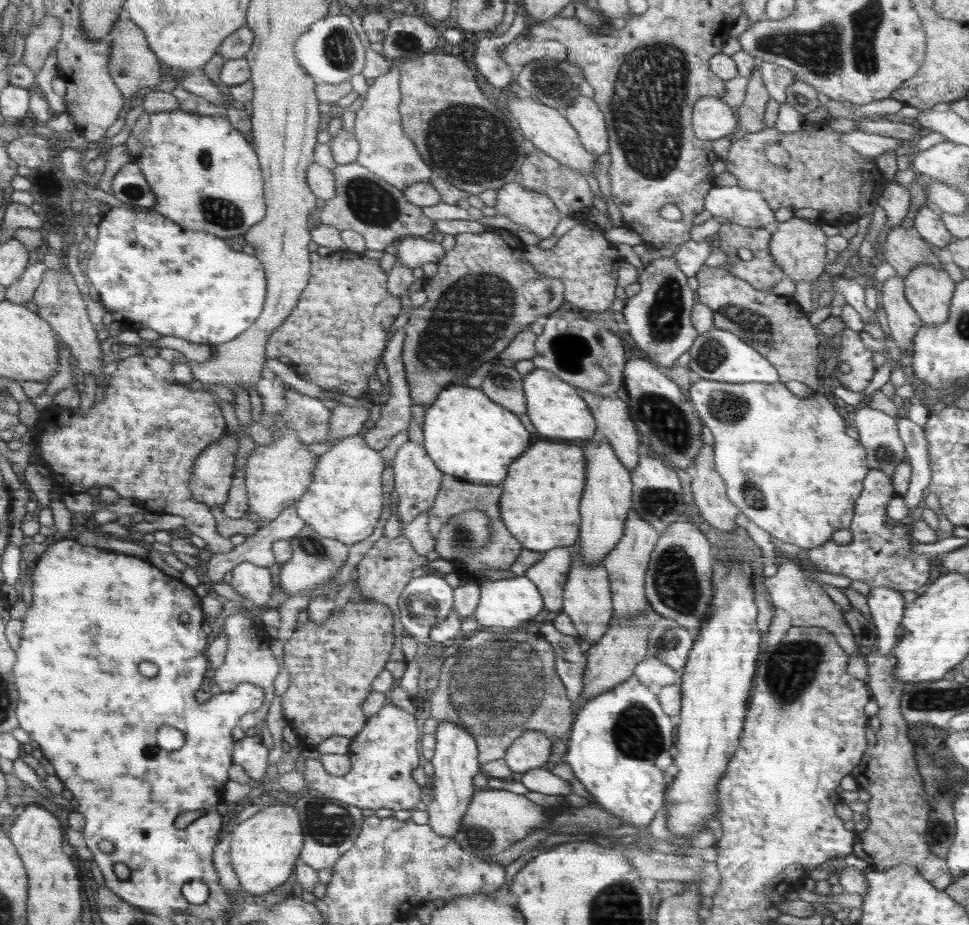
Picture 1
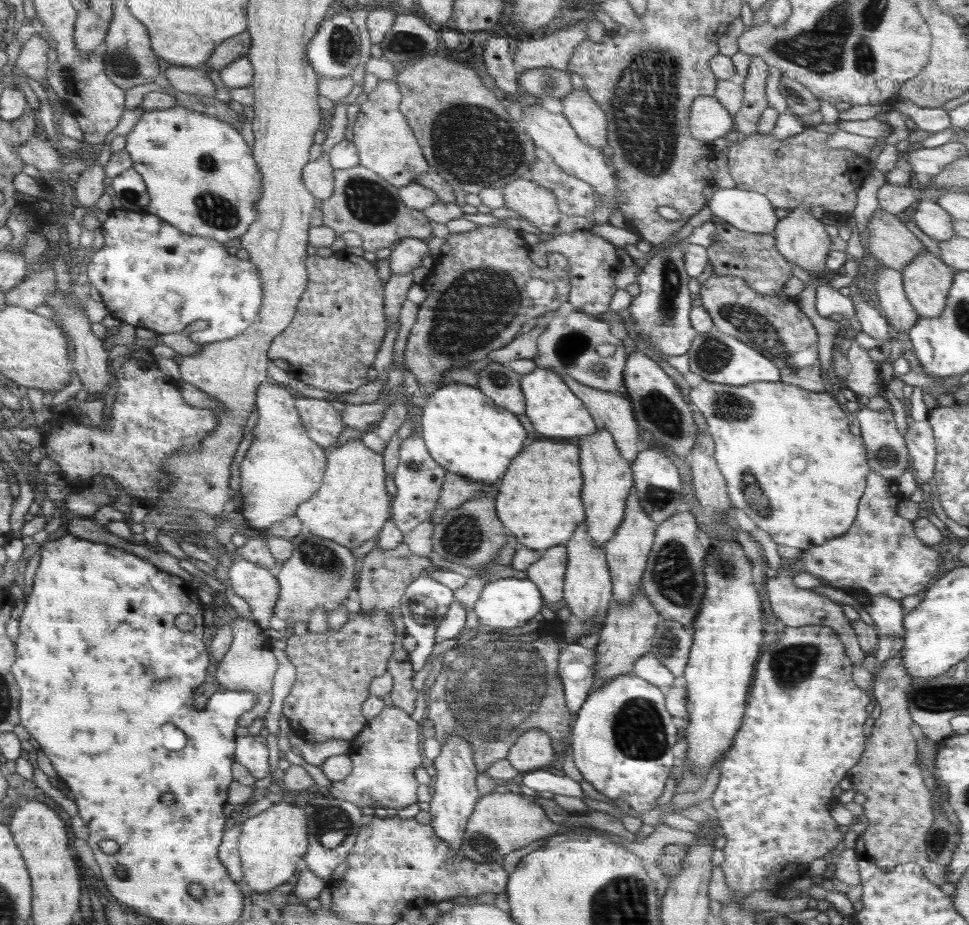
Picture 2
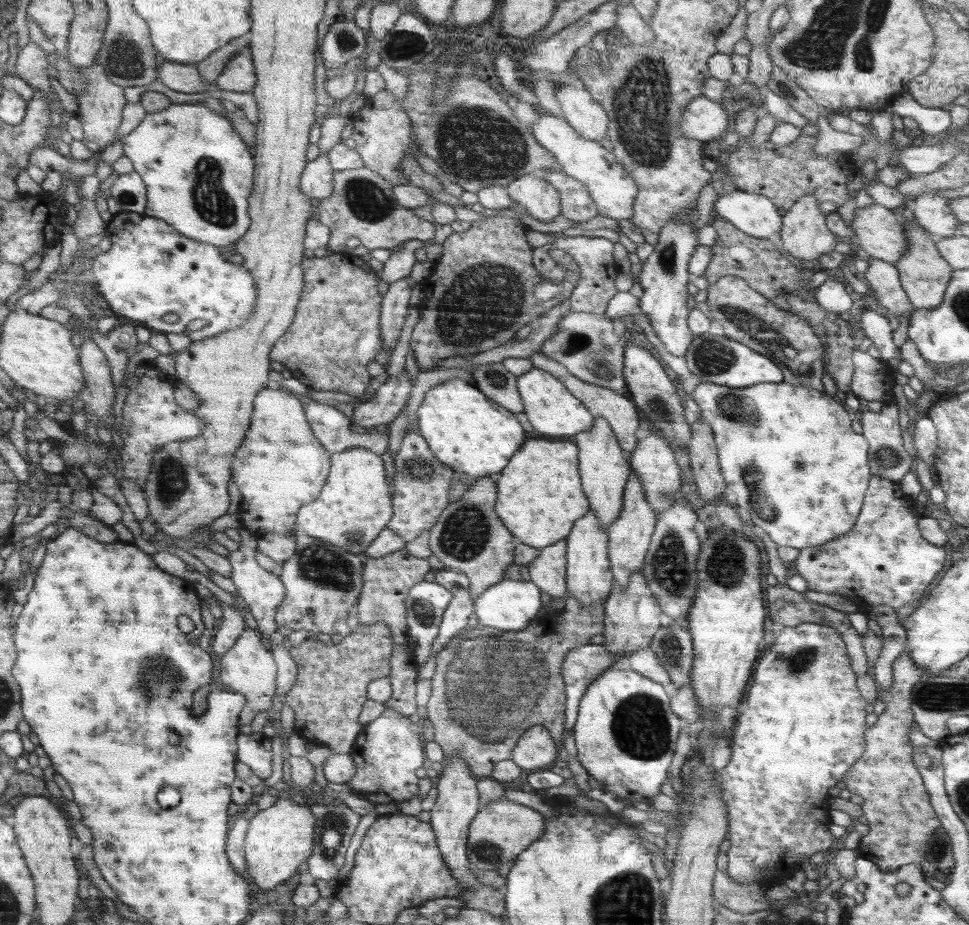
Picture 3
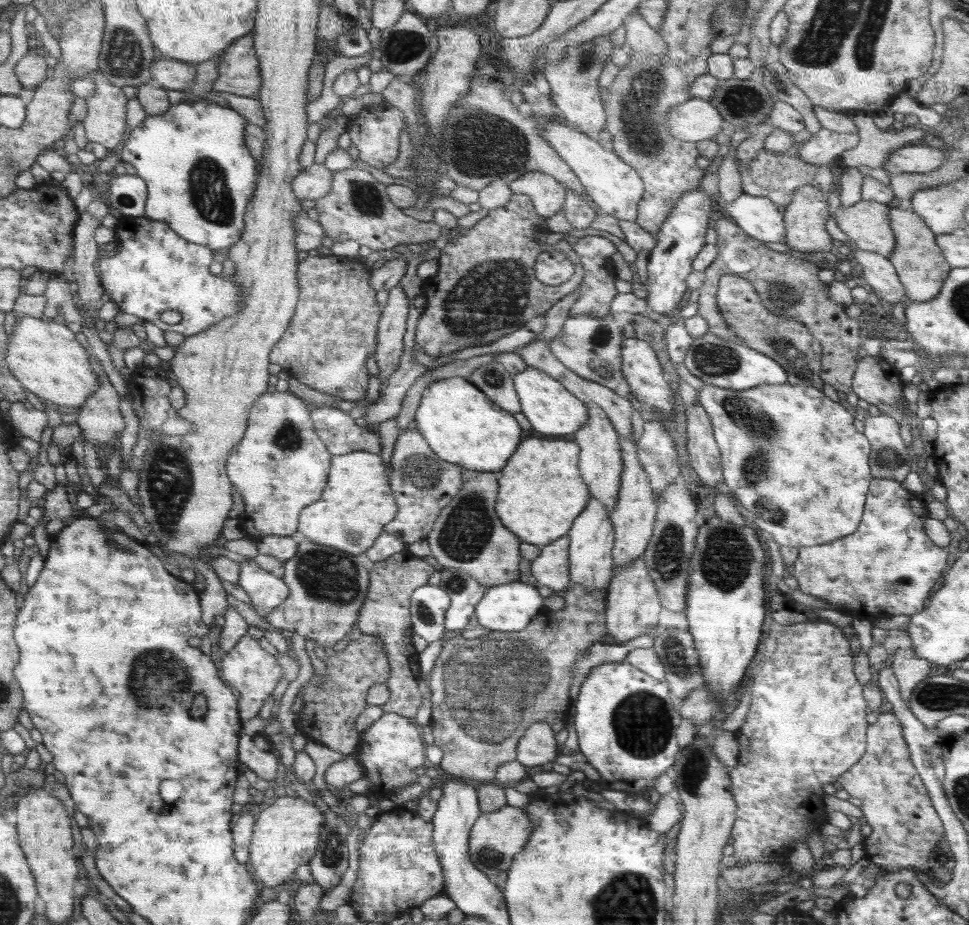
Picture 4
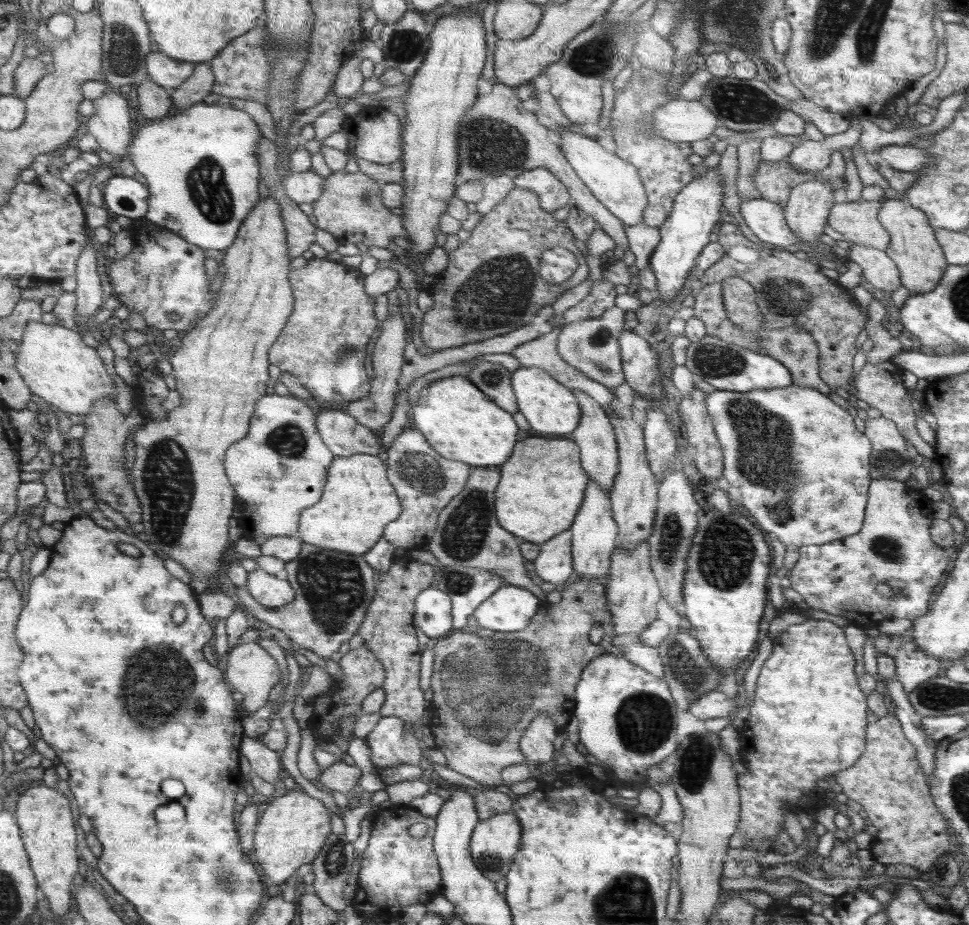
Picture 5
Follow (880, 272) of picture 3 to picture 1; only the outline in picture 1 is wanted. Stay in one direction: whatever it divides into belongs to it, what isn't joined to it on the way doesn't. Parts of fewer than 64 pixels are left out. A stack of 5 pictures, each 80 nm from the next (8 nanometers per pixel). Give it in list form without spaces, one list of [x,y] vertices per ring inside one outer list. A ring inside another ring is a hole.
[[[892,276],[886,282],[882,282],[881,298],[885,330],[894,338],[893,341],[902,354],[903,348],[912,346],[910,344],[913,344],[914,335],[924,323],[905,298],[902,277]]]

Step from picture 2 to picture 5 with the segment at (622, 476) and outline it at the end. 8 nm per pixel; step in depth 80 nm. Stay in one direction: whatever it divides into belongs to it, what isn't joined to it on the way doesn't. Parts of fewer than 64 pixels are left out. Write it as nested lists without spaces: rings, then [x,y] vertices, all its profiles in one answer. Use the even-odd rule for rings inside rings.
[[[573,391],[573,394],[580,400],[581,422],[572,432],[572,438],[578,446],[581,446],[581,462],[589,475],[589,480],[596,481],[604,489],[604,494],[610,495],[619,463],[613,423],[610,422],[606,410],[598,404],[594,397],[580,391]]]

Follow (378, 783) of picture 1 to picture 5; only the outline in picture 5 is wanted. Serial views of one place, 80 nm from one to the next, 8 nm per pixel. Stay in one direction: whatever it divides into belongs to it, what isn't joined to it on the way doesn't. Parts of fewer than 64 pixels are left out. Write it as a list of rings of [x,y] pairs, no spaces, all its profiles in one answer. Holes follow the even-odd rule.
[[[382,717],[376,727],[364,738],[371,748],[370,762],[376,770],[388,766],[418,765],[422,750],[416,734],[404,730],[404,721],[397,717]]]

